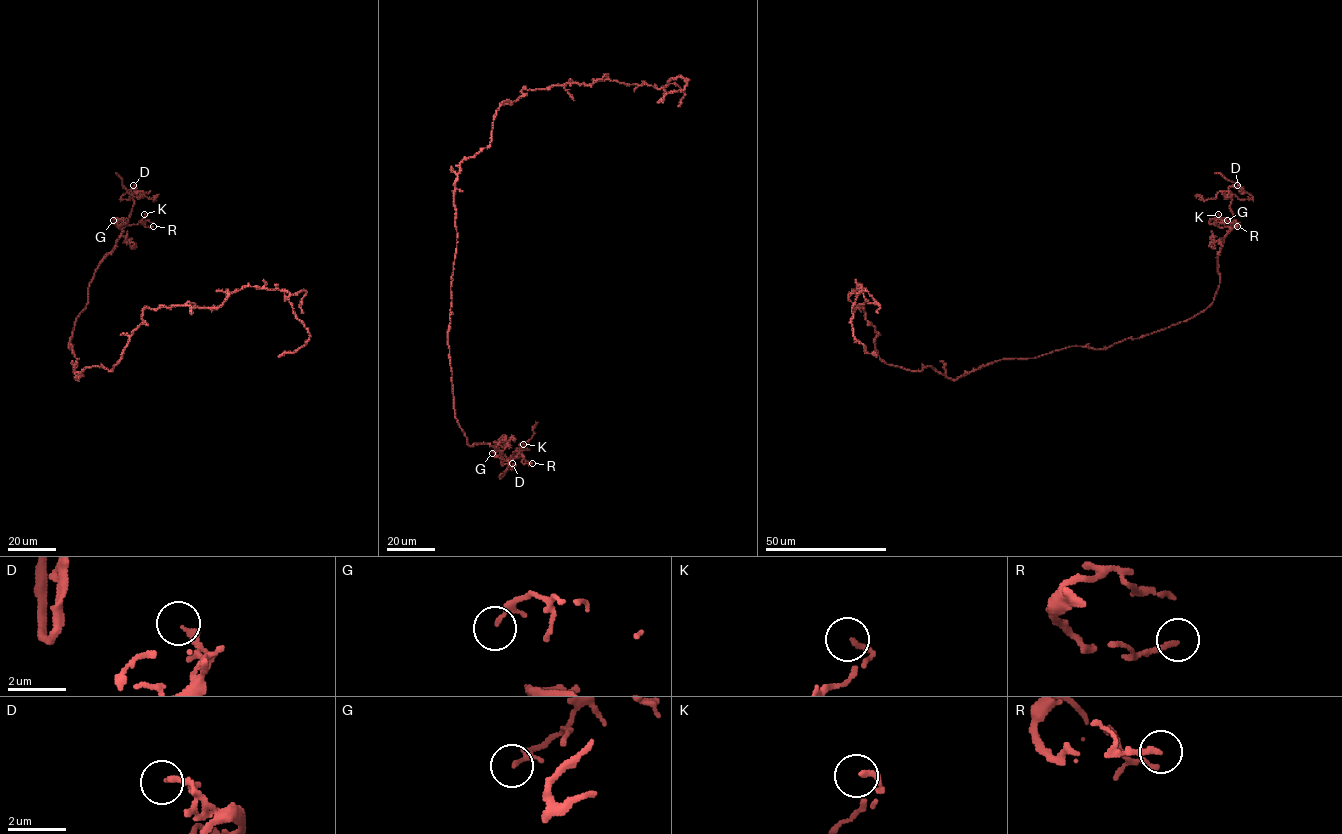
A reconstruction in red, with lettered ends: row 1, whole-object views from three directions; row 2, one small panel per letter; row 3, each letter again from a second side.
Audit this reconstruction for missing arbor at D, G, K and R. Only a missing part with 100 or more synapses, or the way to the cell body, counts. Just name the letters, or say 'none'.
none

